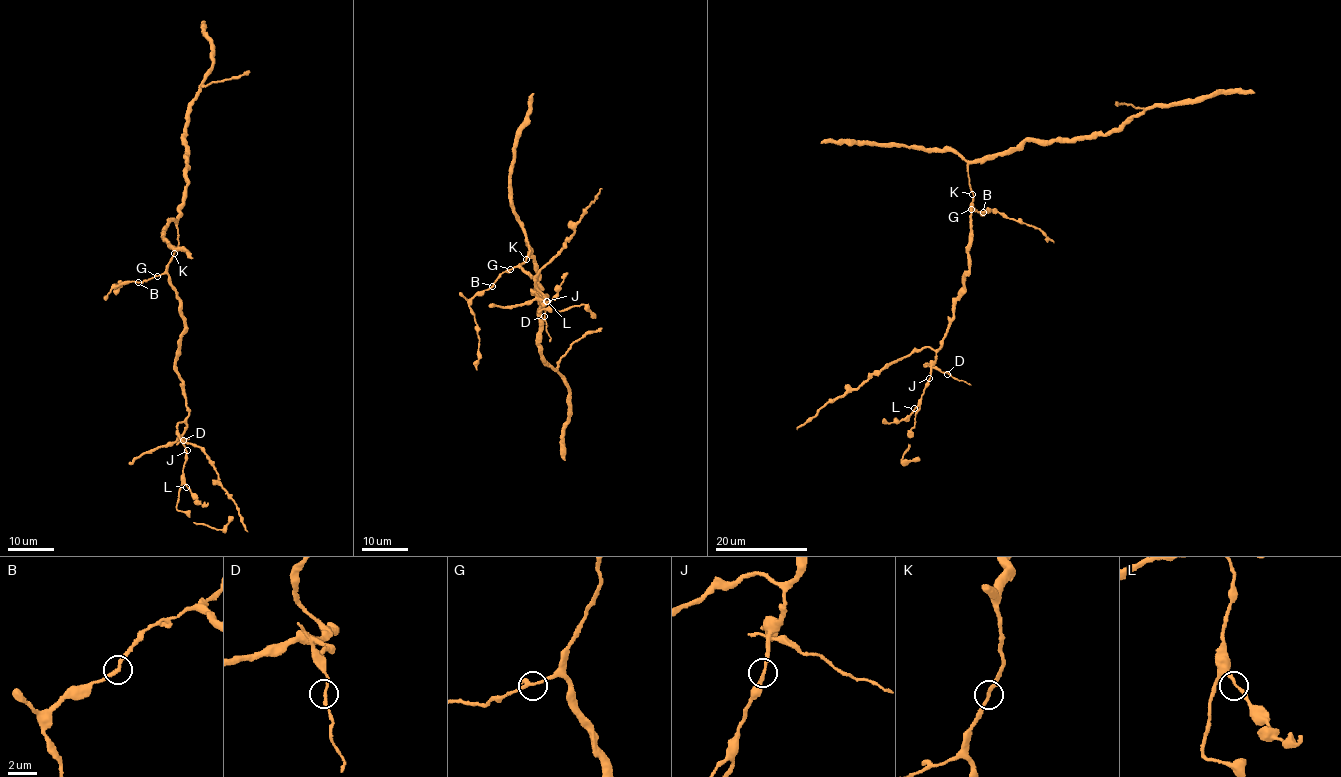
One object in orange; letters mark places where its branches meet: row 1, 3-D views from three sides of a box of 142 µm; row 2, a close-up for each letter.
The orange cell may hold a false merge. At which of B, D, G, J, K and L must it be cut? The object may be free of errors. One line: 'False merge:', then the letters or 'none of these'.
False merge: none of these

